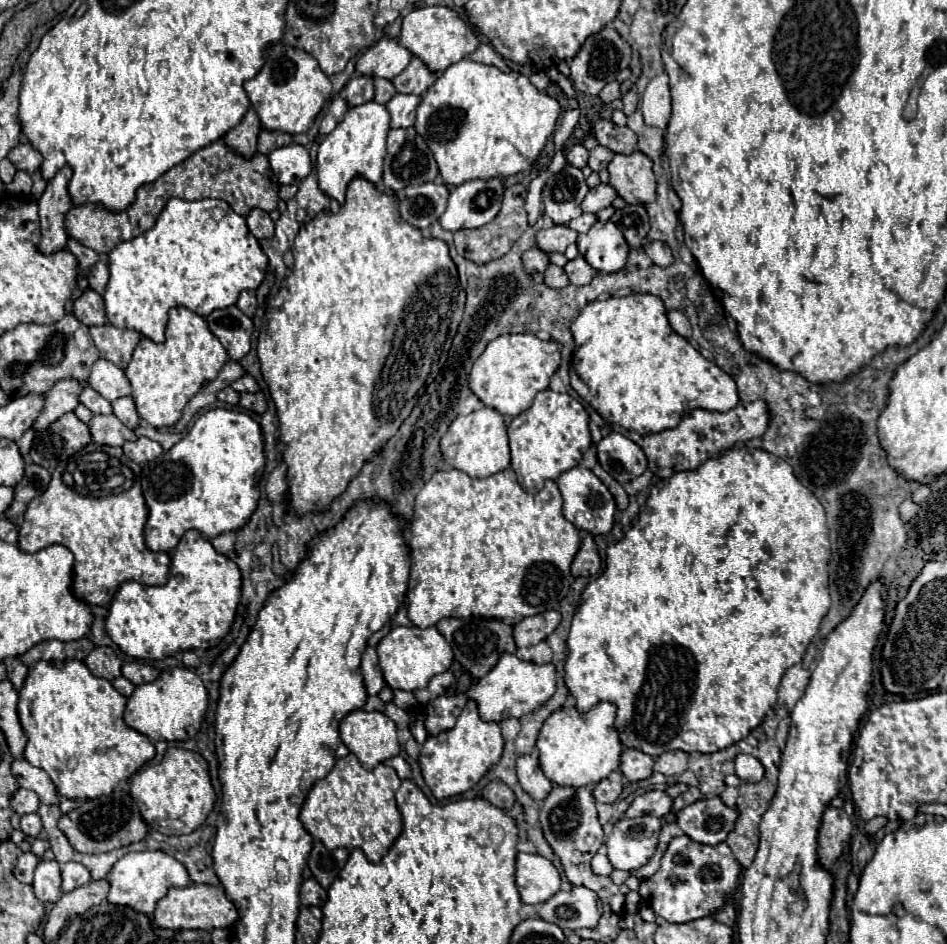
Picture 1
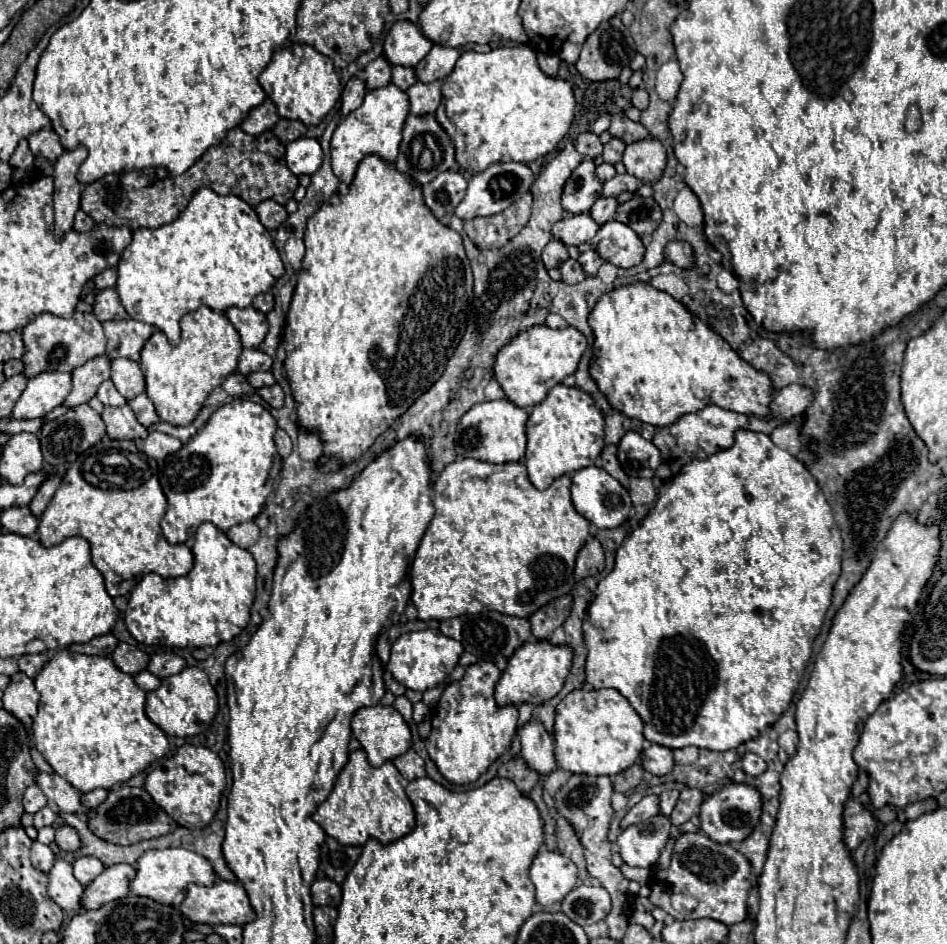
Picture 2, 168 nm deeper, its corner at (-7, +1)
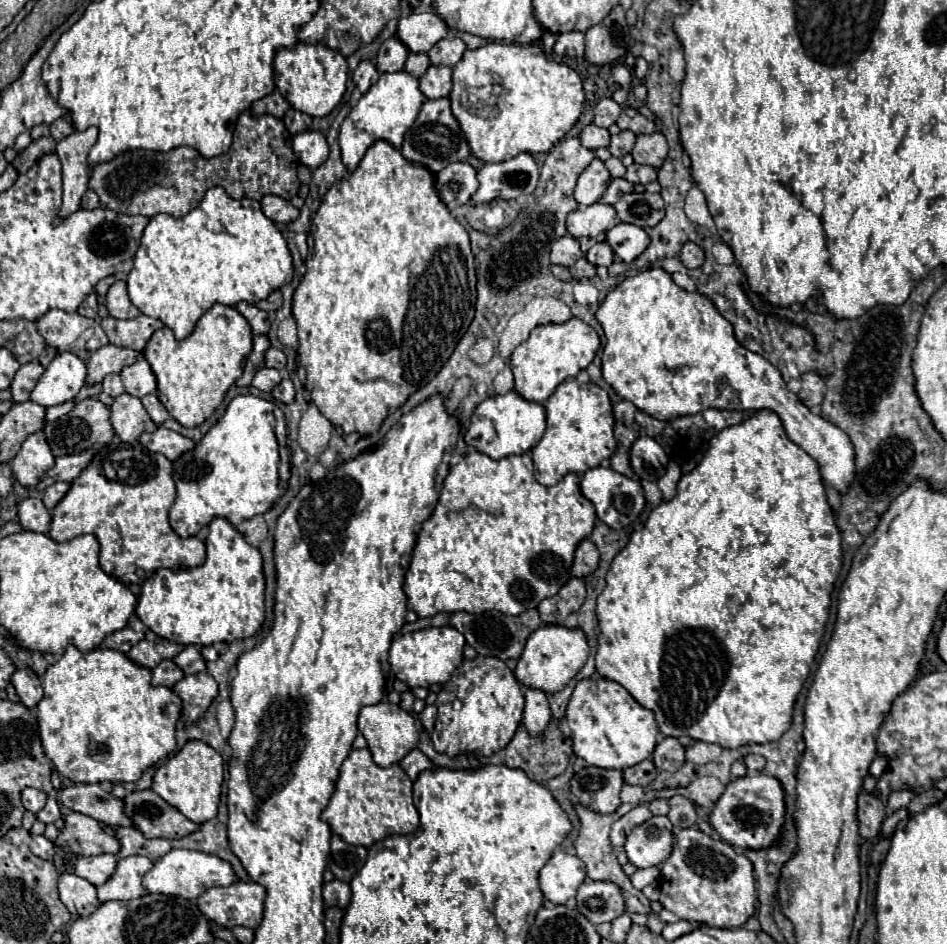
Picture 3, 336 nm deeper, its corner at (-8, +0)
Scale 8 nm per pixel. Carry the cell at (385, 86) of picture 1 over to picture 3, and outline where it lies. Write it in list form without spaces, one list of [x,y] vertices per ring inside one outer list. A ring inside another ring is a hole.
[[[411,53],[407,63],[405,63],[405,69],[409,75],[415,75],[415,77],[421,77],[429,67],[429,57],[427,55],[421,55],[421,53]]]

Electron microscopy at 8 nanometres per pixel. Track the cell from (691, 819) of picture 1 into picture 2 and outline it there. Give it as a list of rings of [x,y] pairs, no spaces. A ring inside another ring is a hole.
[[[726,784],[720,792],[712,794],[708,800],[702,802],[700,808],[700,830],[706,832],[714,842],[730,844],[740,842],[750,836],[750,832],[758,826],[762,814],[762,796],[750,784]]]

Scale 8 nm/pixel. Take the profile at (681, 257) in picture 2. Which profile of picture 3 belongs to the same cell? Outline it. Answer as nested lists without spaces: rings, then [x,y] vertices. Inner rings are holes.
[[[685,243],[683,249],[681,249],[681,255],[679,255],[681,263],[687,267],[687,269],[697,269],[703,265],[705,261],[705,253],[701,247],[697,247],[695,243]]]

